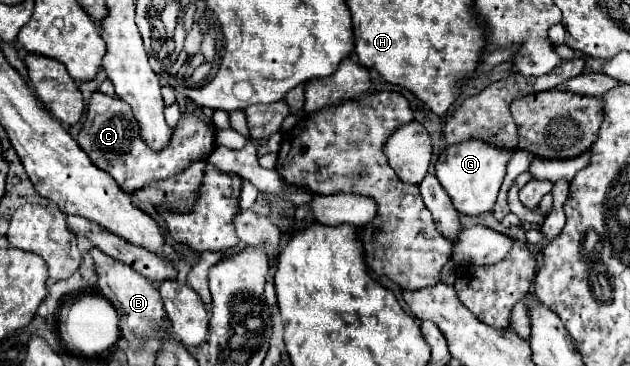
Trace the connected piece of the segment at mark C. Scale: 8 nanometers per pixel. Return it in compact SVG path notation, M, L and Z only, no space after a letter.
M100 91L92 93L88 111L86 111L86 123L82 123L82 129L78 133L78 145L86 151L90 161L110 173L114 181L128 193L134 195L142 185L148 185L150 181L174 177L174 173L182 173L182 169L188 169L194 161L206 159L216 145L216 133L210 123L202 121L194 113L184 113L178 125L172 129L172 137L166 145L166 149L154 153L138 135L138 121L132 115L130 105L122 101L120 97L110 97Z

